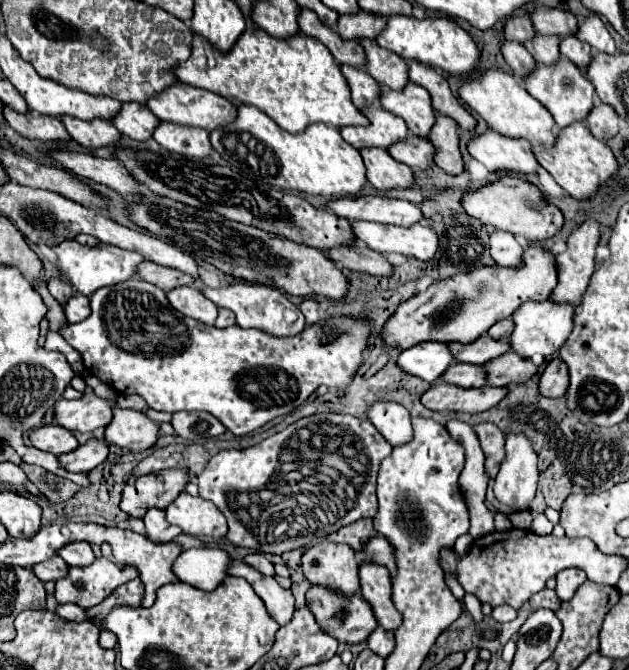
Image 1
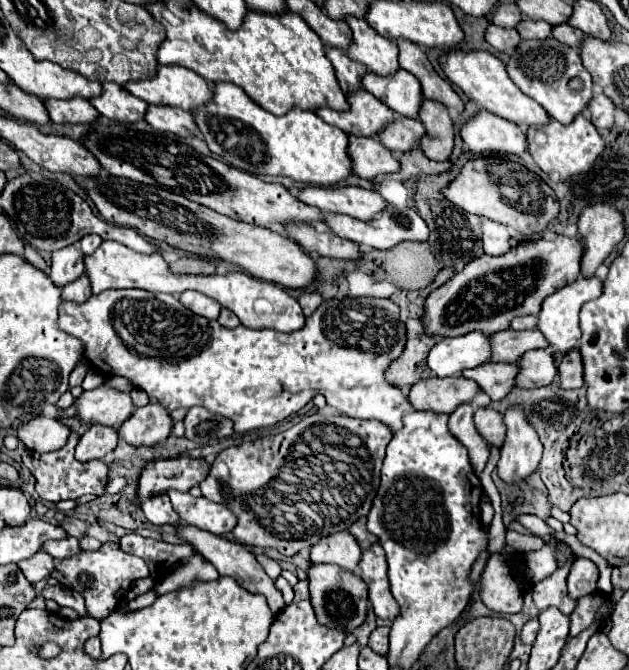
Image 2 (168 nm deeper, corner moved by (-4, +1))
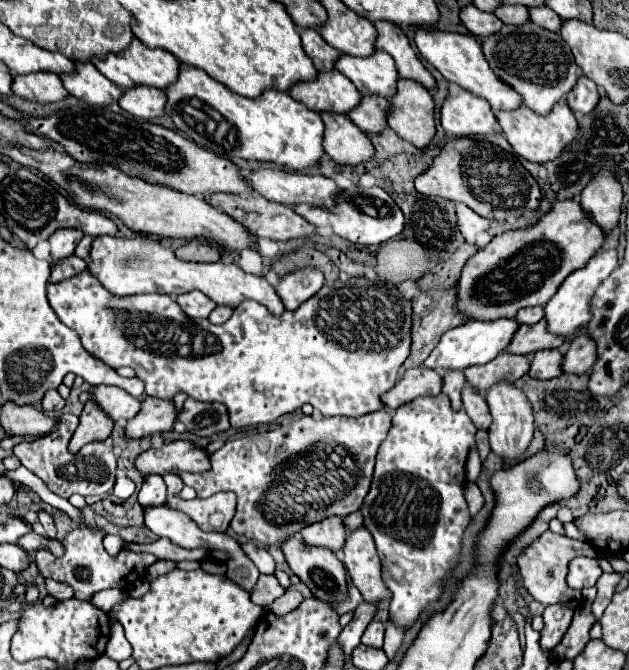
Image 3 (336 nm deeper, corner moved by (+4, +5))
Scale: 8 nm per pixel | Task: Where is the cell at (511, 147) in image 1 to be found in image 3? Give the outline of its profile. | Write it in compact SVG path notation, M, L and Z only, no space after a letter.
M461 90L457 96L447 96L441 108L441 126L455 138L476 138L503 134L495 112L471 92Z

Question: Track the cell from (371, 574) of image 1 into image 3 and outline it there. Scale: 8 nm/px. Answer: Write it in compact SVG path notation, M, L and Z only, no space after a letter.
M361 526L349 534L343 548L343 564L365 602L377 604L391 598L391 592L387 592L381 580L381 562L367 528Z

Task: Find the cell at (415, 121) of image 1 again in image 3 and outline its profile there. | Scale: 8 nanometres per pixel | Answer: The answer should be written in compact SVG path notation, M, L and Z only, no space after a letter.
M377 50L369 58L343 54L335 68L345 74L363 96L383 96L391 100L397 92L399 72L393 58L383 50Z

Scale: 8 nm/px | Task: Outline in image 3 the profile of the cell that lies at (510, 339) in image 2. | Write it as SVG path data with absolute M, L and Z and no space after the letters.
M539 320L533 326L519 326L515 332L515 338L511 340L511 344L507 346L509 354L533 354L537 350L545 350L545 348L559 348L565 342L565 338L549 334L545 330L545 320Z

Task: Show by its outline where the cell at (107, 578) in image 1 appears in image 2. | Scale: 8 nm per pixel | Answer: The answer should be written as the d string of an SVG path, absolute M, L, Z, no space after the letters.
M105 542L99 550L83 550L79 552L79 556L59 560L51 576L61 586L71 588L85 598L85 608L91 618L103 620L103 616L107 616L119 606L119 602L131 590L131 584L135 580L149 576L149 568L141 558L123 552L117 542Z

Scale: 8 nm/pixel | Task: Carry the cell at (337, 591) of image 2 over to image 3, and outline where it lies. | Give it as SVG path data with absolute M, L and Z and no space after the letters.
M291 538L291 540L283 542L283 552L285 552L285 560L287 560L289 568L293 570L293 574L299 576L299 580L311 590L311 594L317 600L321 600L329 606L337 606L347 600L347 572L345 572L345 564L337 558L337 554L333 554L327 548L307 546L299 538Z

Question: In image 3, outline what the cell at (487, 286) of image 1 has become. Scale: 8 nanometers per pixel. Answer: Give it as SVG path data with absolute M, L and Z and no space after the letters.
M555 202L533 228L503 232L465 262L455 282L455 312L467 320L489 322L513 318L525 306L543 306L569 272L589 262L603 240L601 228L585 216L577 202Z

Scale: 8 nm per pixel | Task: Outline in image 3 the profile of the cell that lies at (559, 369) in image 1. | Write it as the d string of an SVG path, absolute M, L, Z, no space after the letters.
M585 334L571 340L569 350L563 356L563 372L565 374L585 374L595 362L595 342Z

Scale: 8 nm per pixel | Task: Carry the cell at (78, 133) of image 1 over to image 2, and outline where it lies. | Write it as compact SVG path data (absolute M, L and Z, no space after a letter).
M75 96L75 100L43 100L43 106L47 108L51 122L57 124L89 124L99 116L97 110L79 96Z

